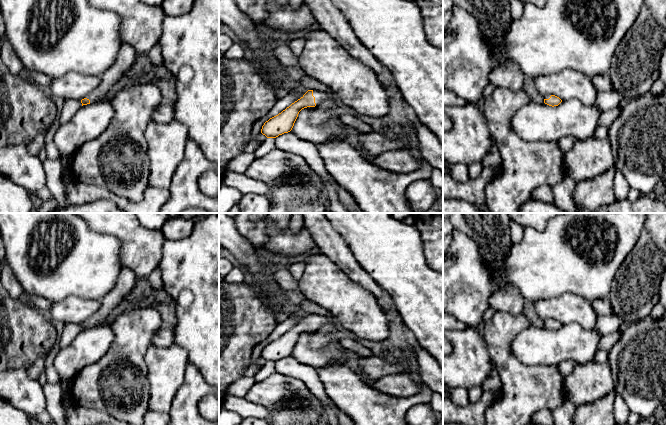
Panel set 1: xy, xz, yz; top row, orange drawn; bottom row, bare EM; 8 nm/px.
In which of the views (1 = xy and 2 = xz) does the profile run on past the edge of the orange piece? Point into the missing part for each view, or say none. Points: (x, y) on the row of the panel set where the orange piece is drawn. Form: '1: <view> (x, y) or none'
1: xy (126, 56)
2: xz (320, 96)

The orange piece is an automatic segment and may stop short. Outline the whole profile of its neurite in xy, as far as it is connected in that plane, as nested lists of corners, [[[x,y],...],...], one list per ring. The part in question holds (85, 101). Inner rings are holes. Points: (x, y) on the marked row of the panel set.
[[[123,42],[119,48],[114,64],[101,76],[101,82],[98,87],[86,98],[81,100],[82,106],[108,98],[111,94],[110,89],[127,74],[133,66],[135,59],[135,49],[131,45]]]

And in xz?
[[[308,90],[300,99],[292,103],[278,115],[264,123],[261,133],[267,138],[276,138],[292,130],[299,112],[307,107],[315,107],[329,97],[328,92]]]

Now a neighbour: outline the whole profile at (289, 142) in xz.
[[[290,131],[275,138],[275,148],[303,157],[313,172],[321,179],[322,186],[330,181],[334,181],[325,168],[316,144],[301,140]]]

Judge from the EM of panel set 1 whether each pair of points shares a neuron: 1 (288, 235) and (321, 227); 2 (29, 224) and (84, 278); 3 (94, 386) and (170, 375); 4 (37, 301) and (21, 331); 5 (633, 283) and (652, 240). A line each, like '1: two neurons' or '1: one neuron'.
1: two neurons
2: one neuron
3: two neurons
4: two neurons
5: one neuron

